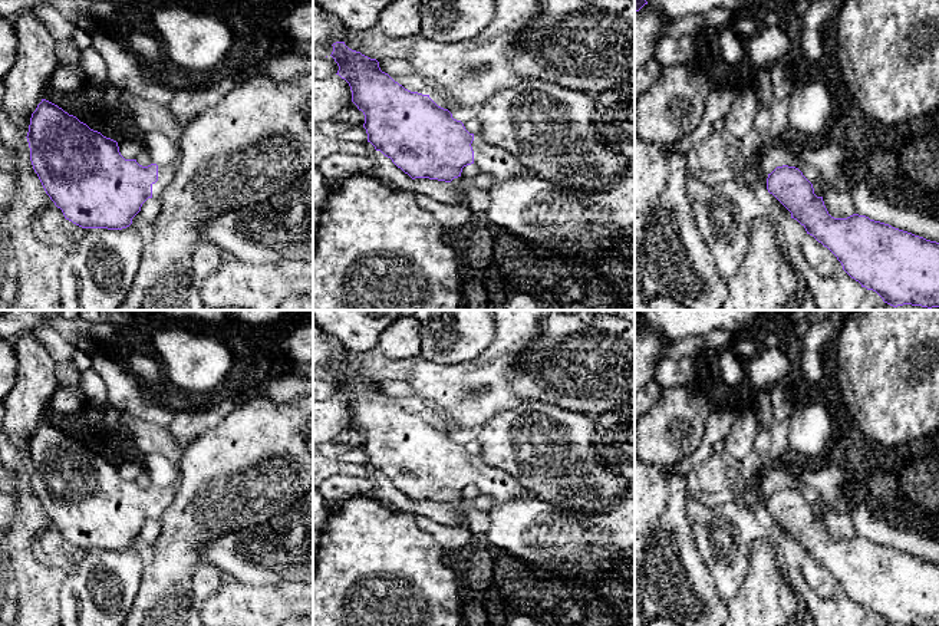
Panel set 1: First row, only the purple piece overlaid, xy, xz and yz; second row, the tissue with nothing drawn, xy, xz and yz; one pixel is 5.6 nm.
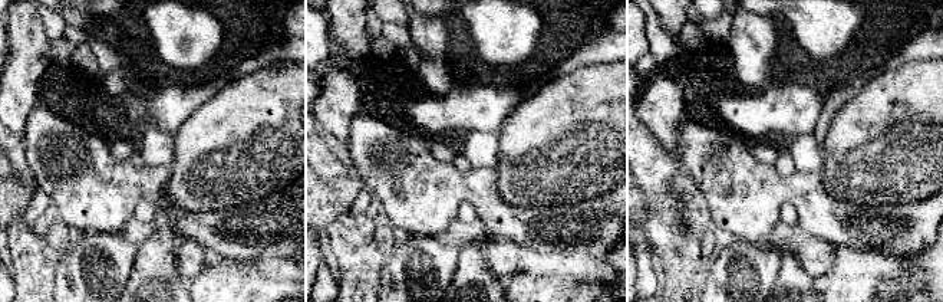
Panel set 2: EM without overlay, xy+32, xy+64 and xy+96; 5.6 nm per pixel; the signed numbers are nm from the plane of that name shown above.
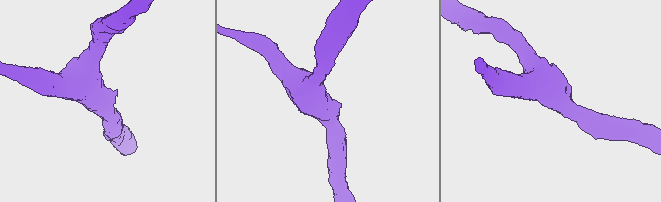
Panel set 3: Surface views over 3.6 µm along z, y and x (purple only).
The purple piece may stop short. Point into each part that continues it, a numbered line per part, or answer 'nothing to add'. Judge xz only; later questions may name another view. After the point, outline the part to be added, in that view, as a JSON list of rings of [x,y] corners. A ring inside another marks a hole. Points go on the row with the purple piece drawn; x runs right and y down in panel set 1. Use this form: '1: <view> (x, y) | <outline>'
1: xz (490, 158) | [[[481,132],[474,134],[471,146],[474,151],[474,165],[477,165],[481,172],[490,174],[494,181],[531,175],[513,154],[485,141]]]

